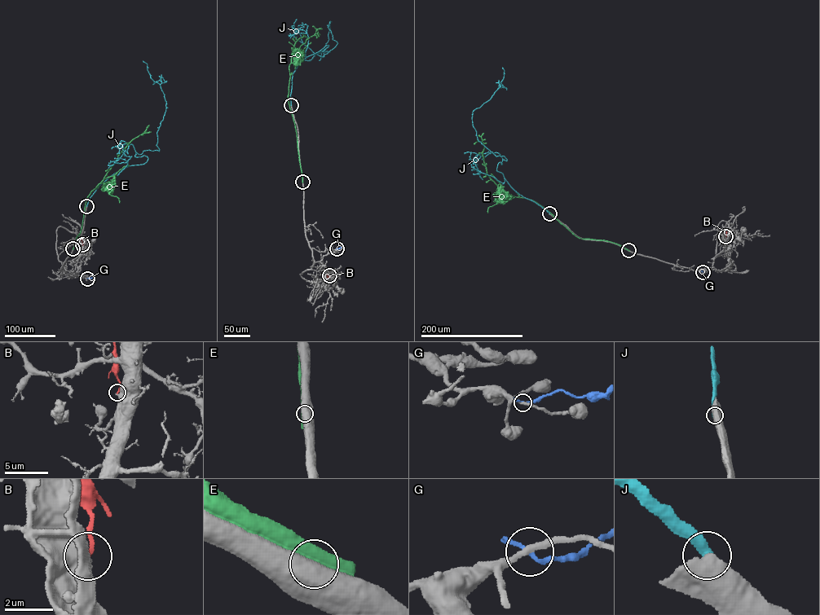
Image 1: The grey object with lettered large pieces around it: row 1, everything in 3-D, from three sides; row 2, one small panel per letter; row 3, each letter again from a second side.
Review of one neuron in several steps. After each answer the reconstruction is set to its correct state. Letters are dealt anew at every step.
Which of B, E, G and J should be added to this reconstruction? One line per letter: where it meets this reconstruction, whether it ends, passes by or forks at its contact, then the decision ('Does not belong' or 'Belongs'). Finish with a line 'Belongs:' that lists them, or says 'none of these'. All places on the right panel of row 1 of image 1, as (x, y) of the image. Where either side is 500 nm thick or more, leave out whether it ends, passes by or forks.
B: Touches grey at (725, 236). It ends there. Does not belong
E: Touches grey at (628, 250). Does not belong
G: Touches grey at (703, 272). It passes by. Does not belong
J: Touches grey at (549, 213). Does not belong
Belongs: none of these

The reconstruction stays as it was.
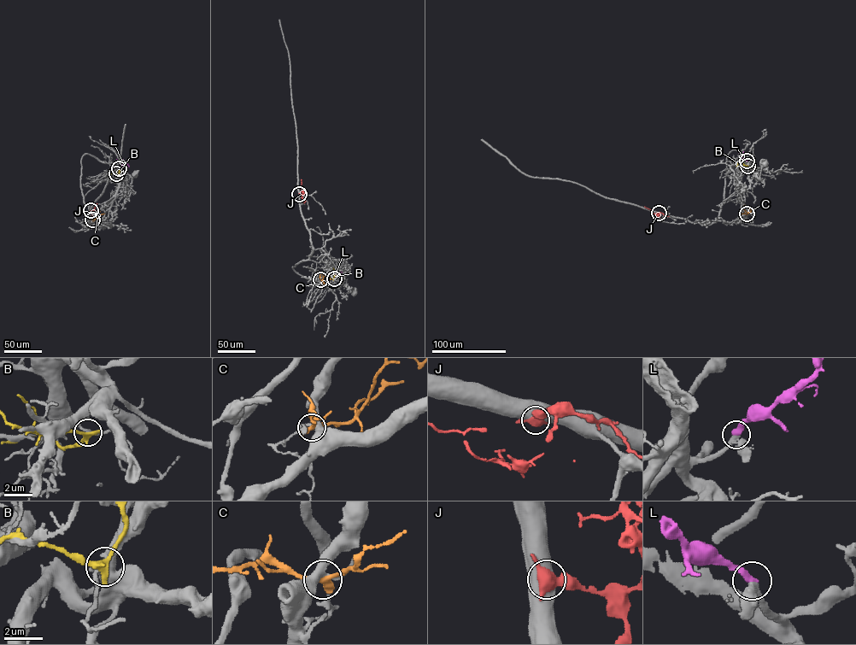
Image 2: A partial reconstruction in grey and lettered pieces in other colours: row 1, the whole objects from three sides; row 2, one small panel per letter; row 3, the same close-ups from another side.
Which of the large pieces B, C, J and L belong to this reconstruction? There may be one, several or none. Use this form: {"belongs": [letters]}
{"belongs": ["L"]}

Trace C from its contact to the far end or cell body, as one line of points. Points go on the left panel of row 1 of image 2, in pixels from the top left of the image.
C: (92, 219), (104, 214)

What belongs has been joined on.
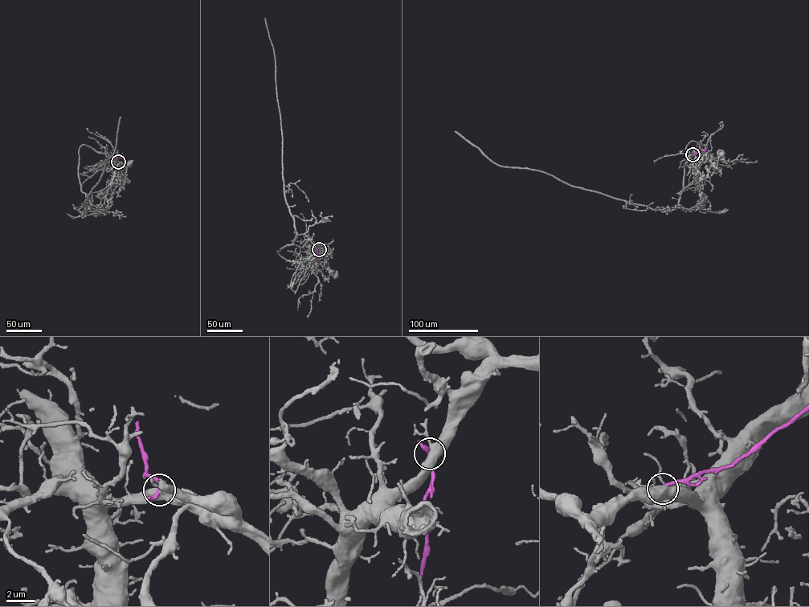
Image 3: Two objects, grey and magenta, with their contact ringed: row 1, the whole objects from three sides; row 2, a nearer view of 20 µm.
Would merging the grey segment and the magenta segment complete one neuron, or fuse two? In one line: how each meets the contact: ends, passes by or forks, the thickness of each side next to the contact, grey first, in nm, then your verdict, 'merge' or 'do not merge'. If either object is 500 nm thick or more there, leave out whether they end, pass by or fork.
grey forks there; magenta passes by; 460 nm thick on the grey side, 220 nm on the other; do not merge

